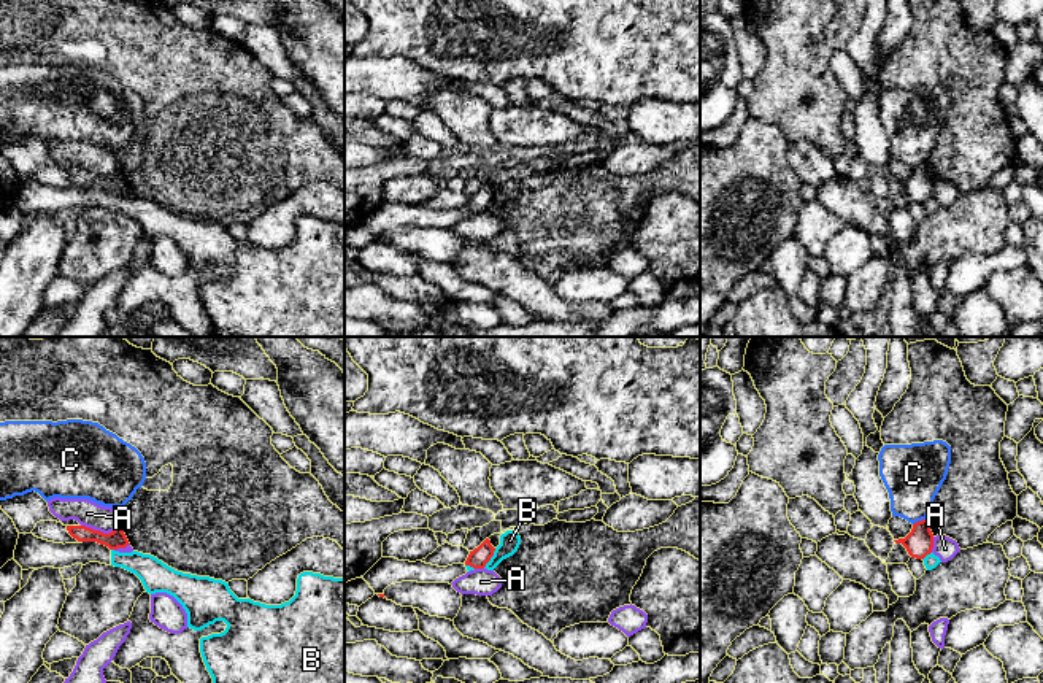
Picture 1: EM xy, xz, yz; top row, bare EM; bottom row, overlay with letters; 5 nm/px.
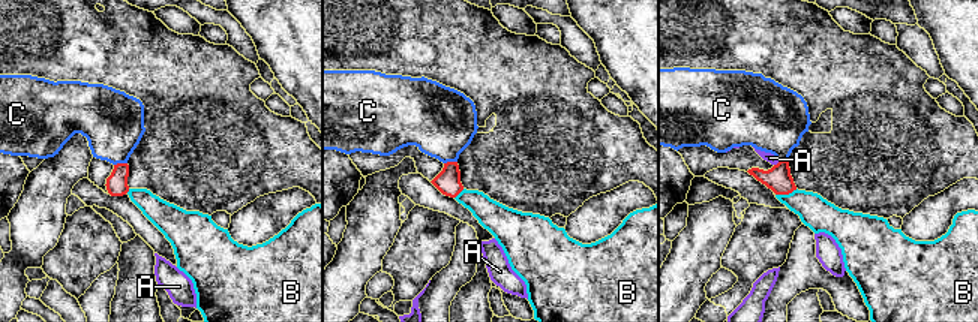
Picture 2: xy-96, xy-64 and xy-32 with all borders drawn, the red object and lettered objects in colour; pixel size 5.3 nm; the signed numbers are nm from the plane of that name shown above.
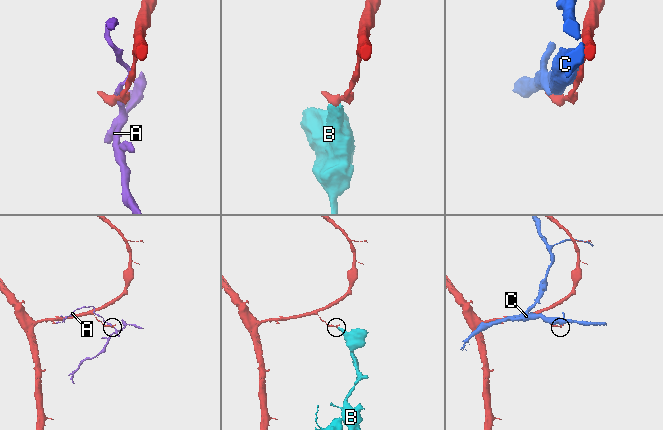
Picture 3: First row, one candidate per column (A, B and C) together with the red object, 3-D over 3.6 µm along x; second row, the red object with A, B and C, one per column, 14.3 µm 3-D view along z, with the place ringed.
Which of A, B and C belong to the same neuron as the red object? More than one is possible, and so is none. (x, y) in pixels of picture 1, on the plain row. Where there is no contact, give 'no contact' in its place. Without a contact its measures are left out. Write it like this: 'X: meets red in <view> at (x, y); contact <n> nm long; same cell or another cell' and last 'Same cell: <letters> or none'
A: meets red in xy at (100, 177); contact 200 nm long; another cell
B: meets red in xz at (491, 200); contact 120 nm long; another cell
C: meets red in yz at (919, 165); contact 80 nm long; another cell
Same cell: none

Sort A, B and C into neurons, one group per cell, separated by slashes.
A / B / C

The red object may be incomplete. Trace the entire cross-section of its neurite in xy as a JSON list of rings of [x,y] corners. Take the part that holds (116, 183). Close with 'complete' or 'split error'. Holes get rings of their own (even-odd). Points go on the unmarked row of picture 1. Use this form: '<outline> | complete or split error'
[[[121,168],[110,178],[86,170],[67,170],[68,178],[78,186],[97,186],[110,194],[125,192],[129,187]]] | complete

